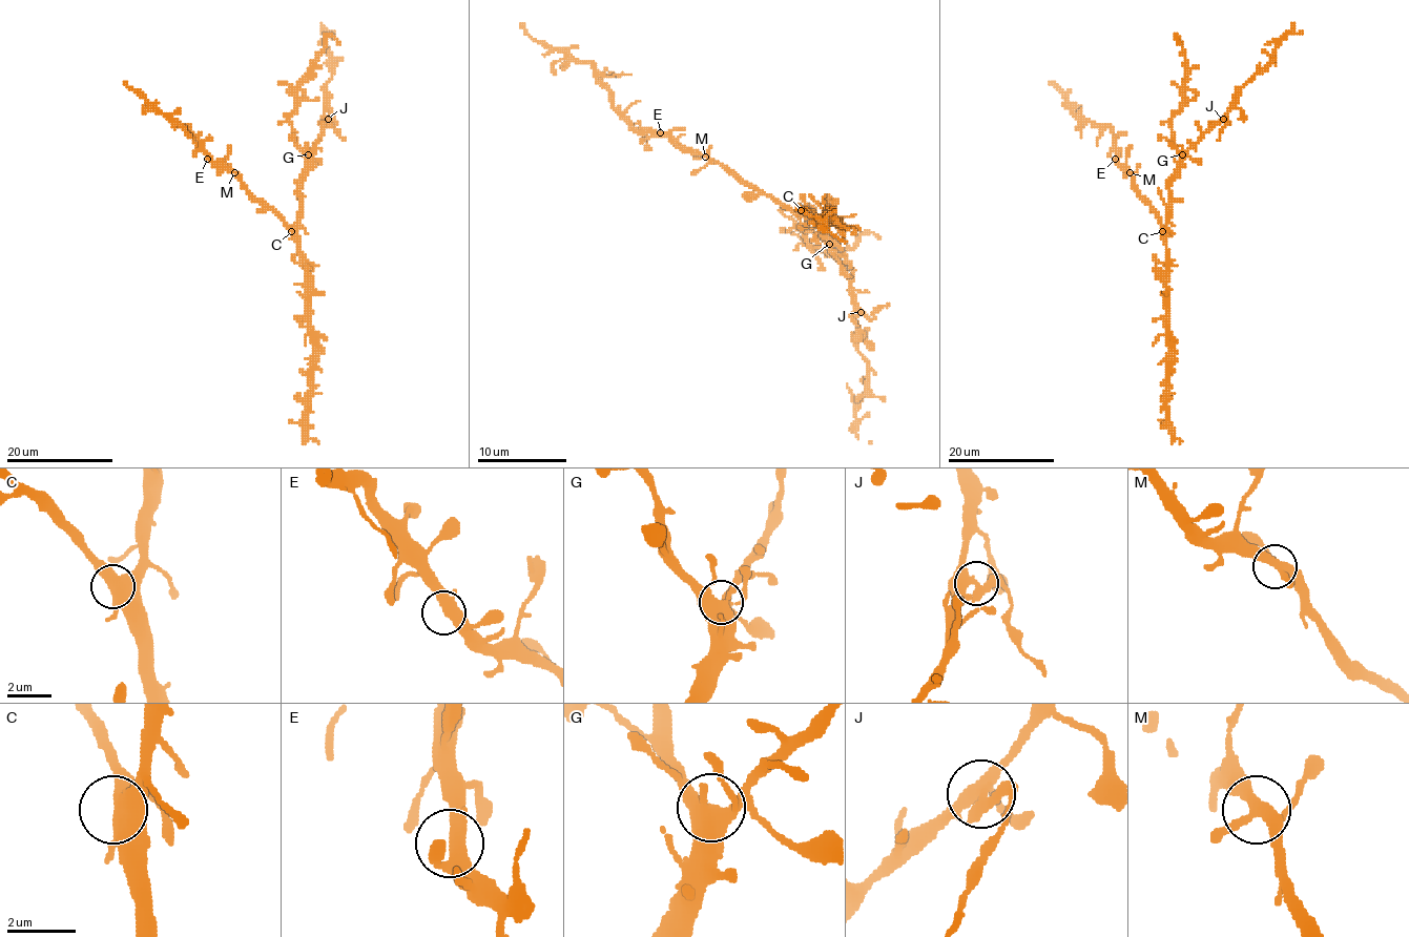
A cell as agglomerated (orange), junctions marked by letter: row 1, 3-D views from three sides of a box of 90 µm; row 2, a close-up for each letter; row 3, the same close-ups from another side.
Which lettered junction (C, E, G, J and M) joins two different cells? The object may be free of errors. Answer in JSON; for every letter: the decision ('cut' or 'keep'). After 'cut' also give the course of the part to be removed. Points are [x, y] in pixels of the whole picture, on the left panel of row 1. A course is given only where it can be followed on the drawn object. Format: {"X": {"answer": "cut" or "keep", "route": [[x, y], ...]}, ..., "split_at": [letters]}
{"C": {"answer": "keep"}, "E": {"answer": "keep"}, "G": {"answer": "keep"}, "J": {"answer": "cut", "route": [[327, 118], [335, 121], [336, 131], [345, 141]]}, "M": {"answer": "keep"}, "split_at": ["J"]}

